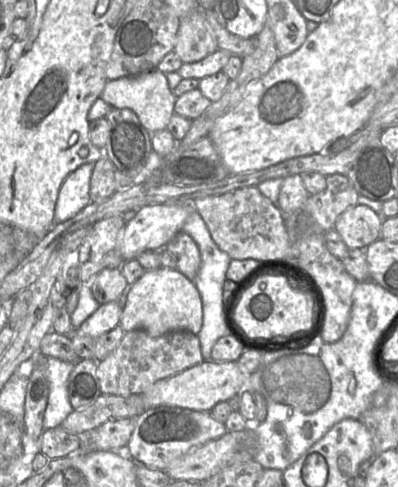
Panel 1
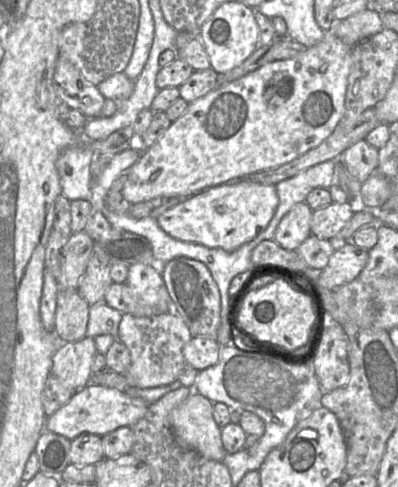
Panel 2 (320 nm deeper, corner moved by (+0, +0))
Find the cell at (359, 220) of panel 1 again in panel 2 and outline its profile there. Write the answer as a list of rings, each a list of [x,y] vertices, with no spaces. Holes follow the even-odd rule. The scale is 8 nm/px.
[[[349,202],[331,203],[312,212],[311,234],[330,241],[335,241],[340,231],[349,222],[356,211],[356,205]]]

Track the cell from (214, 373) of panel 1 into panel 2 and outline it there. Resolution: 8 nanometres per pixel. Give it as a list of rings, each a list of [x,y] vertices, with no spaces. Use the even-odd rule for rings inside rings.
[[[90,382],[87,386],[74,392],[67,404],[46,419],[45,430],[70,441],[81,434],[103,436],[120,427],[134,425],[145,416],[149,405],[151,404],[147,404],[141,398],[128,395],[125,390]]]

